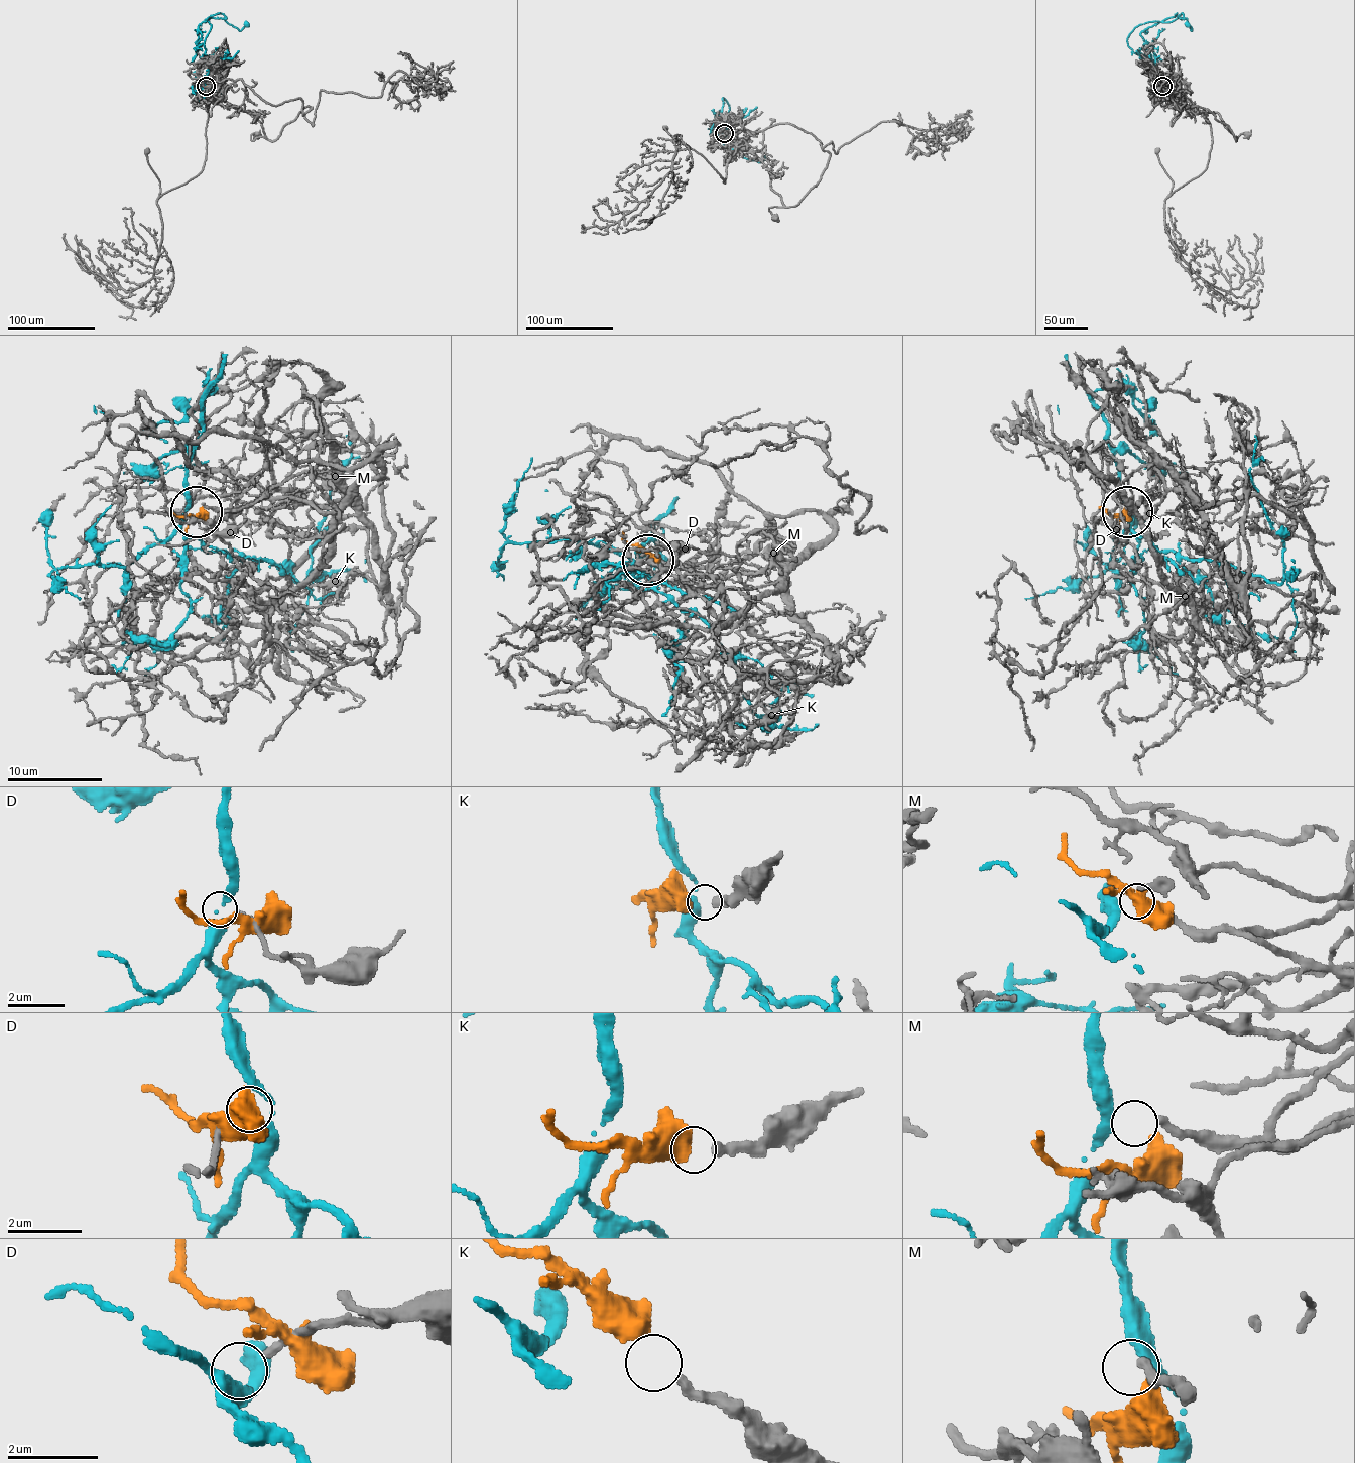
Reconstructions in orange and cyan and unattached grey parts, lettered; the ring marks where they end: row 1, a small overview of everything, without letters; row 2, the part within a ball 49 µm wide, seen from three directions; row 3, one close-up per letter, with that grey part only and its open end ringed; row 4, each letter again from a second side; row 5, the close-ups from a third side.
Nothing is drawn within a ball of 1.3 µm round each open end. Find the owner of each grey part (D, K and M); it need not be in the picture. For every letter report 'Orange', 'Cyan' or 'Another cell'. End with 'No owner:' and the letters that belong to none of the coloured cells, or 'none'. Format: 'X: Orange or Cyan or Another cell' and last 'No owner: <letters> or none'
D: Another cell
K: Orange
M: Another cell
No owner: D, M

